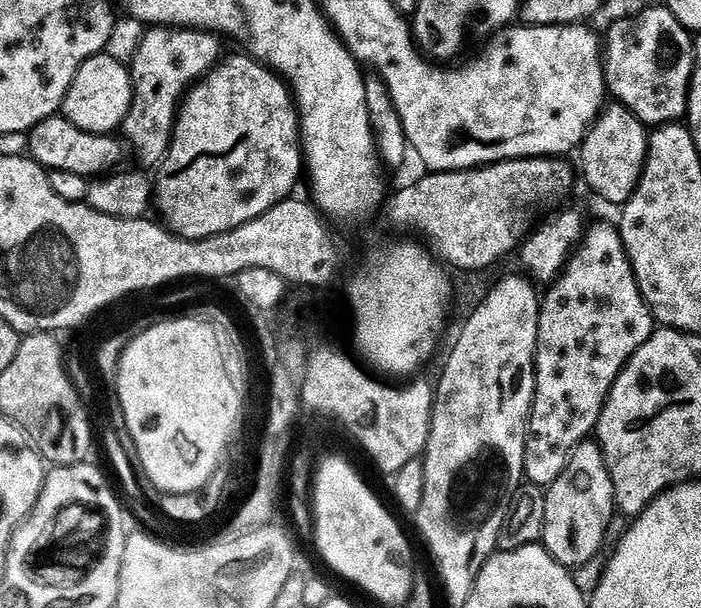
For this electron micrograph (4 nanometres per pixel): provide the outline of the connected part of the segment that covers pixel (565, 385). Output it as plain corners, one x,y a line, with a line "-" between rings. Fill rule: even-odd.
615,223
596,224
593,228
591,225
591,227
585,231
578,247
573,251
560,279
555,281
555,283
547,289
547,292
540,305
540,329
538,330
538,346
536,347
536,393
534,394
534,402
532,403
532,416
528,420
526,458
524,459
524,474
527,483
534,484
536,487
545,490
554,482
558,482
562,470
566,470
566,466
570,462
573,450
595,433
596,423
600,421
604,403
608,401
608,395
614,386
614,382
620,376
621,370
628,365
632,355
652,337
654,331
654,317
652,311
648,308
647,302
644,301
644,295
640,293
640,287
636,281
632,263
626,254
626,246
620,237
620,229

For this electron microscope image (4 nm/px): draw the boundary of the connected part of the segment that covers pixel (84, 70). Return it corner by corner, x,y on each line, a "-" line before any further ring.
101,54
90,57
78,70
64,99
62,114
82,130
94,134
112,134
123,125
131,105
131,71
121,61
110,55

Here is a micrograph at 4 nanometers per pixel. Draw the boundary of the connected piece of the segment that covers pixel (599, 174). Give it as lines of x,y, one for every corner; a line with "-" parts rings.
609,103
592,124
578,149
578,172
582,180
588,183
589,190
601,196
608,204
624,205
635,194
644,173
644,164
648,160
649,135
649,129
626,105

